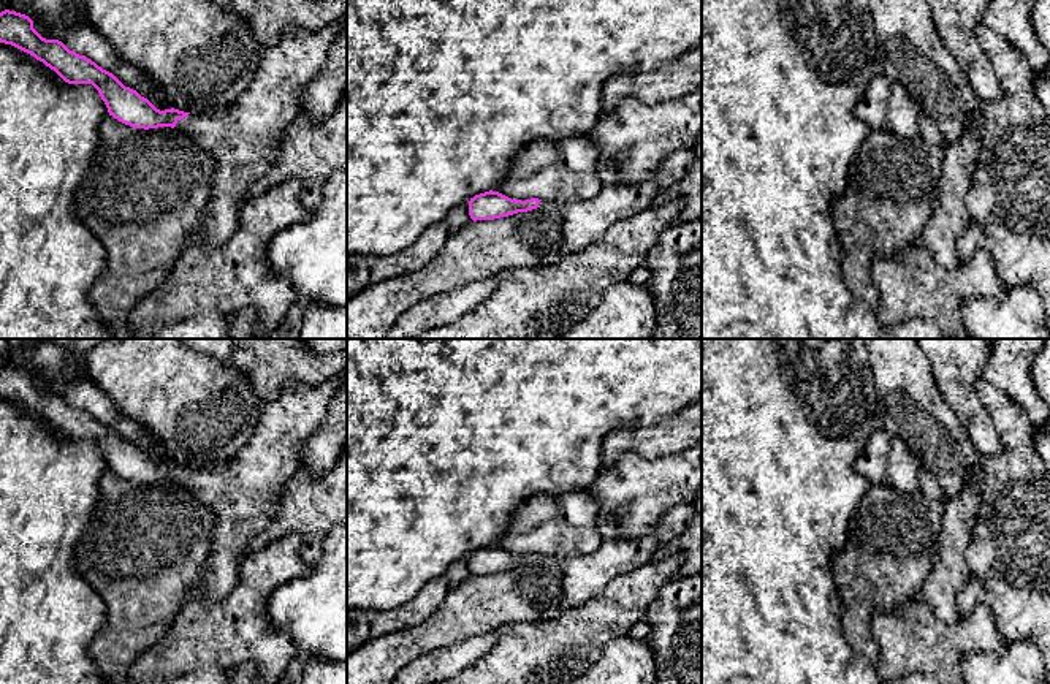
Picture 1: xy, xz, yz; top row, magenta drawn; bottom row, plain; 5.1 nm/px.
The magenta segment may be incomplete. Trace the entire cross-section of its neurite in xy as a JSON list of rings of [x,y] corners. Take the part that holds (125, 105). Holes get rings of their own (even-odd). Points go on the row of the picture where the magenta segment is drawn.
[[[0,13],[0,43],[11,44],[54,70],[68,84],[92,84],[105,101],[109,116],[133,128],[176,128],[206,149],[214,160],[211,198],[201,226],[190,236],[206,245],[220,245],[238,228],[250,187],[264,177],[280,152],[291,122],[299,116],[301,97],[307,84],[320,73],[328,51],[337,35],[337,24],[309,32],[293,27],[279,40],[260,49],[258,62],[247,89],[226,108],[209,114],[190,114],[179,109],[157,109],[136,90],[125,87],[112,73],[103,70],[86,55],[70,51],[59,40],[46,40],[35,28],[33,21],[21,13]]]

